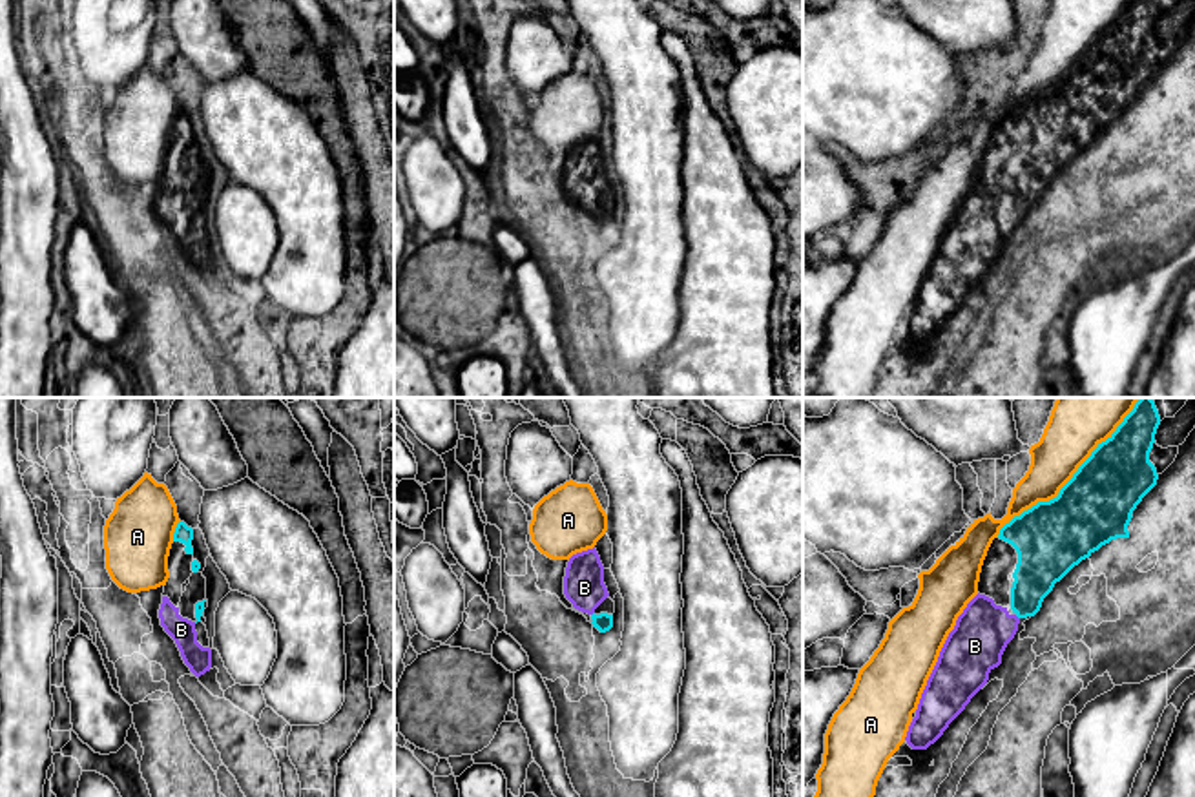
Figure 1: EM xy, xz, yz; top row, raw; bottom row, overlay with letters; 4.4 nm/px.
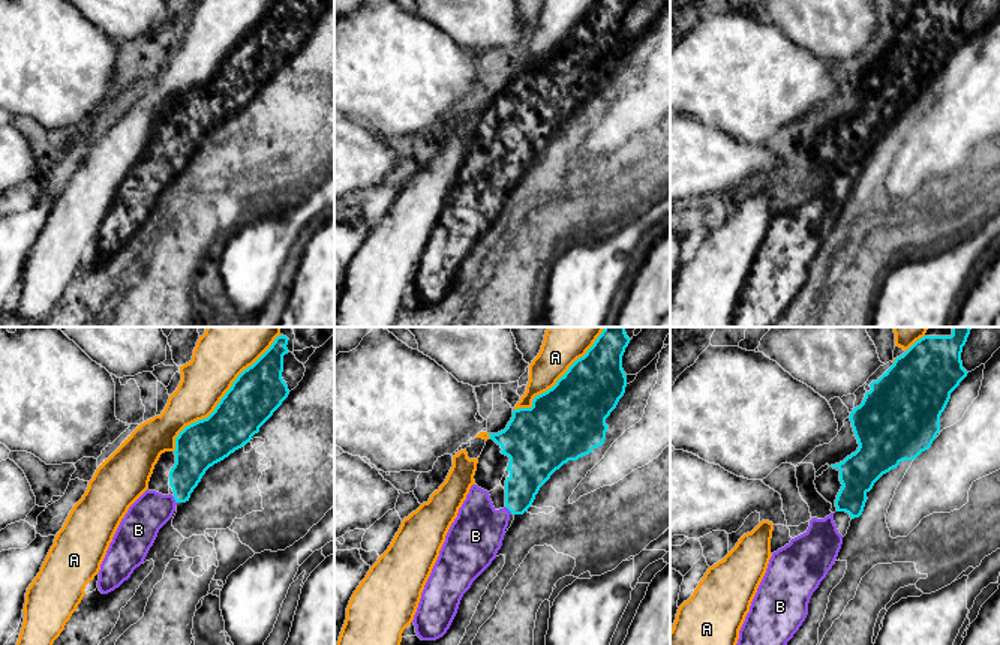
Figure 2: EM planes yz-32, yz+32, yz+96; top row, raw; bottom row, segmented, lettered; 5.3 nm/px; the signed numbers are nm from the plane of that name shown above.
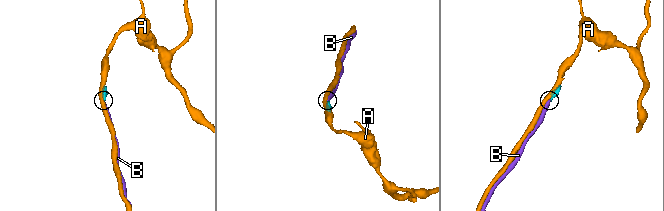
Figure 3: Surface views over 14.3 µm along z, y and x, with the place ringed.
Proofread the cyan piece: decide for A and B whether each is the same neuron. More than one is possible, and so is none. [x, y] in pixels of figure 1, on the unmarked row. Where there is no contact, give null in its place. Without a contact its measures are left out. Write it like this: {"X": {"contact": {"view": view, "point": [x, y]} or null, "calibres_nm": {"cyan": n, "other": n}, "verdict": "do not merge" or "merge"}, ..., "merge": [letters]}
{"A": {"contact": {"view": "yz", "point": [1066, 75]}, "calibres_nm": {"cyan": 320, "other": 240}, "verdict": "do not merge"}, "B": {"contact": null, "verdict": "merge"}, "merge": ["B"]}

